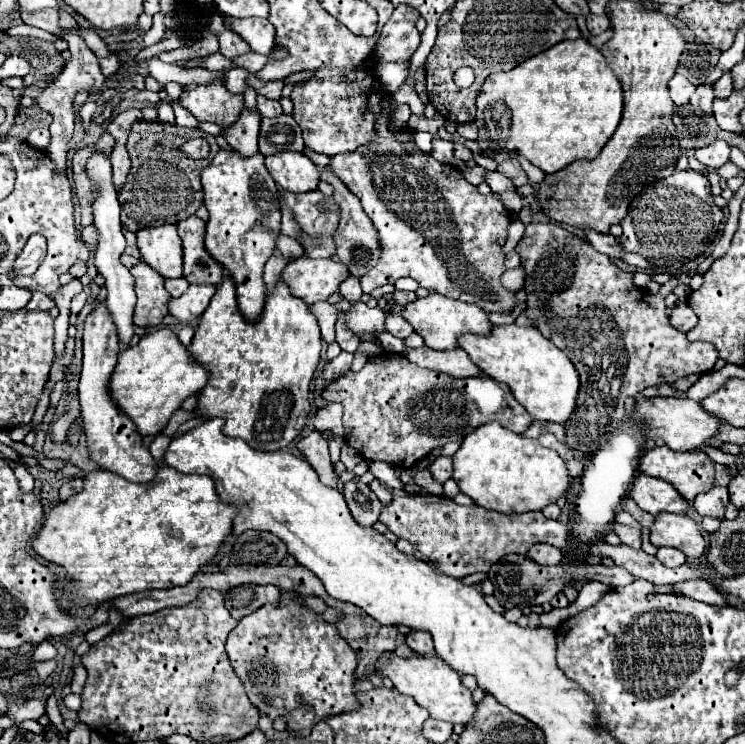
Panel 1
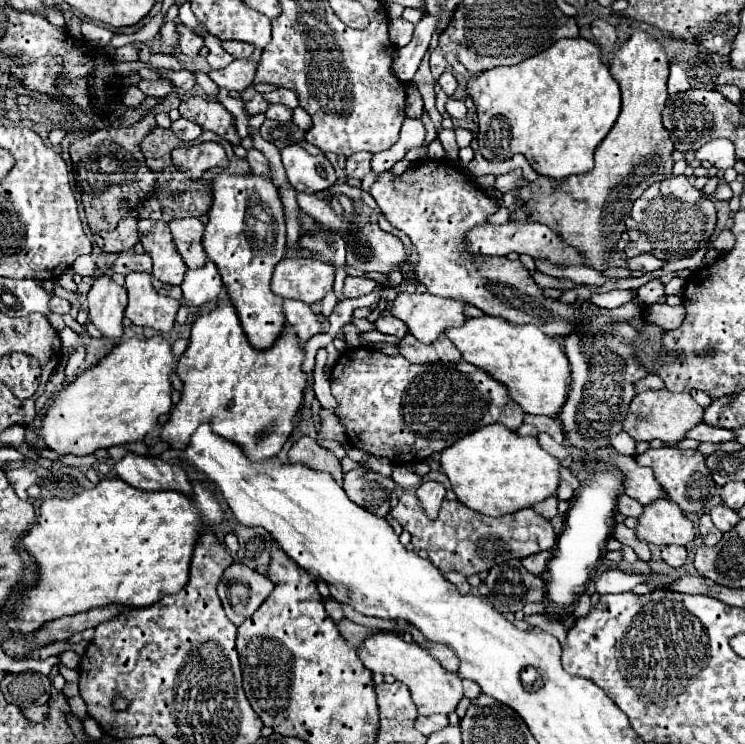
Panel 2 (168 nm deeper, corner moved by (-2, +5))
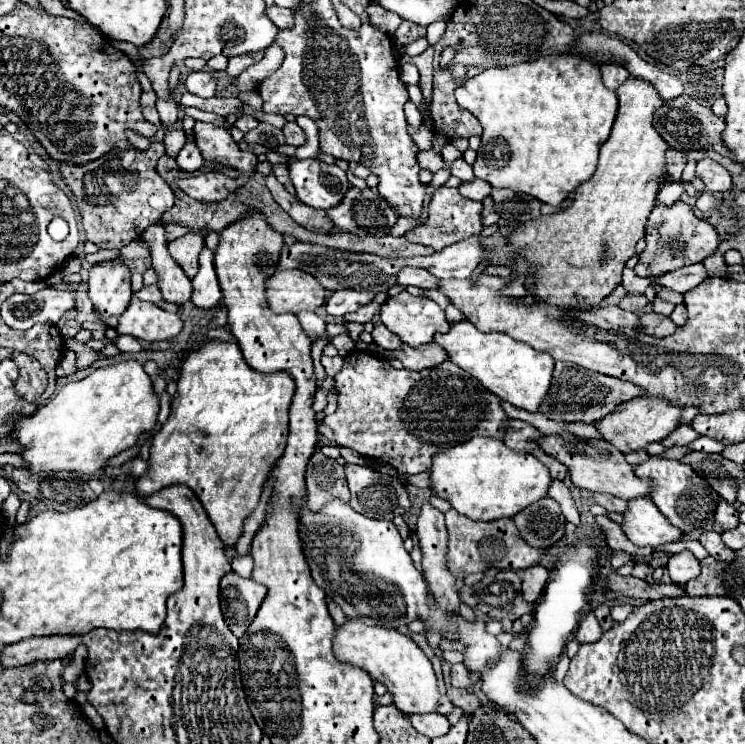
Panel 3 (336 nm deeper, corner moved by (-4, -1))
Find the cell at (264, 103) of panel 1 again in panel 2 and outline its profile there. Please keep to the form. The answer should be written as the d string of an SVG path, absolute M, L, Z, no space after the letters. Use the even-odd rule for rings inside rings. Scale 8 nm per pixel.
M271 105L269 109L267 109L267 113L265 113L265 117L267 119L275 119L275 121L291 121L291 117L293 117L293 111L289 109L289 107L285 107L285 105Z

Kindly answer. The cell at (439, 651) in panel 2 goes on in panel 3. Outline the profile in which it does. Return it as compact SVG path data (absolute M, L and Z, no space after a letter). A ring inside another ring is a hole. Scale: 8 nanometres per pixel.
M463 663L451 665L451 683L453 683L453 687L461 687L461 689L465 689L469 685L469 671L465 671Z

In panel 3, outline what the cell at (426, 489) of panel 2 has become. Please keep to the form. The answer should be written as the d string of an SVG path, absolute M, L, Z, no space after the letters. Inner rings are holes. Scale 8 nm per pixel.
M429 501L421 505L417 519L417 537L423 551L423 575L427 577L431 593L441 603L441 607L445 607L445 611L457 611L459 595L455 589L455 577L445 567L445 519L443 513Z

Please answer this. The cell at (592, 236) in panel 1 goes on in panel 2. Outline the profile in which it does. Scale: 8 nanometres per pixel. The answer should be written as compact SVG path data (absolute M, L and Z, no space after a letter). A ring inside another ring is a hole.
M647 253L637 255L633 259L627 259L627 263L629 263L629 269L631 271L643 271L643 273L651 273L651 271L657 271L657 269L663 269L665 267L663 261L659 261L653 255L647 255Z

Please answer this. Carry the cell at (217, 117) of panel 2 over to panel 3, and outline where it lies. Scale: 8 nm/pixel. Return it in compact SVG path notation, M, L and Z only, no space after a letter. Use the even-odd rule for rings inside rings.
M197 121L193 127L193 137L195 137L197 147L203 153L203 159L231 165L243 177L249 177L253 173L257 165L257 157L253 153L241 151L225 127Z

